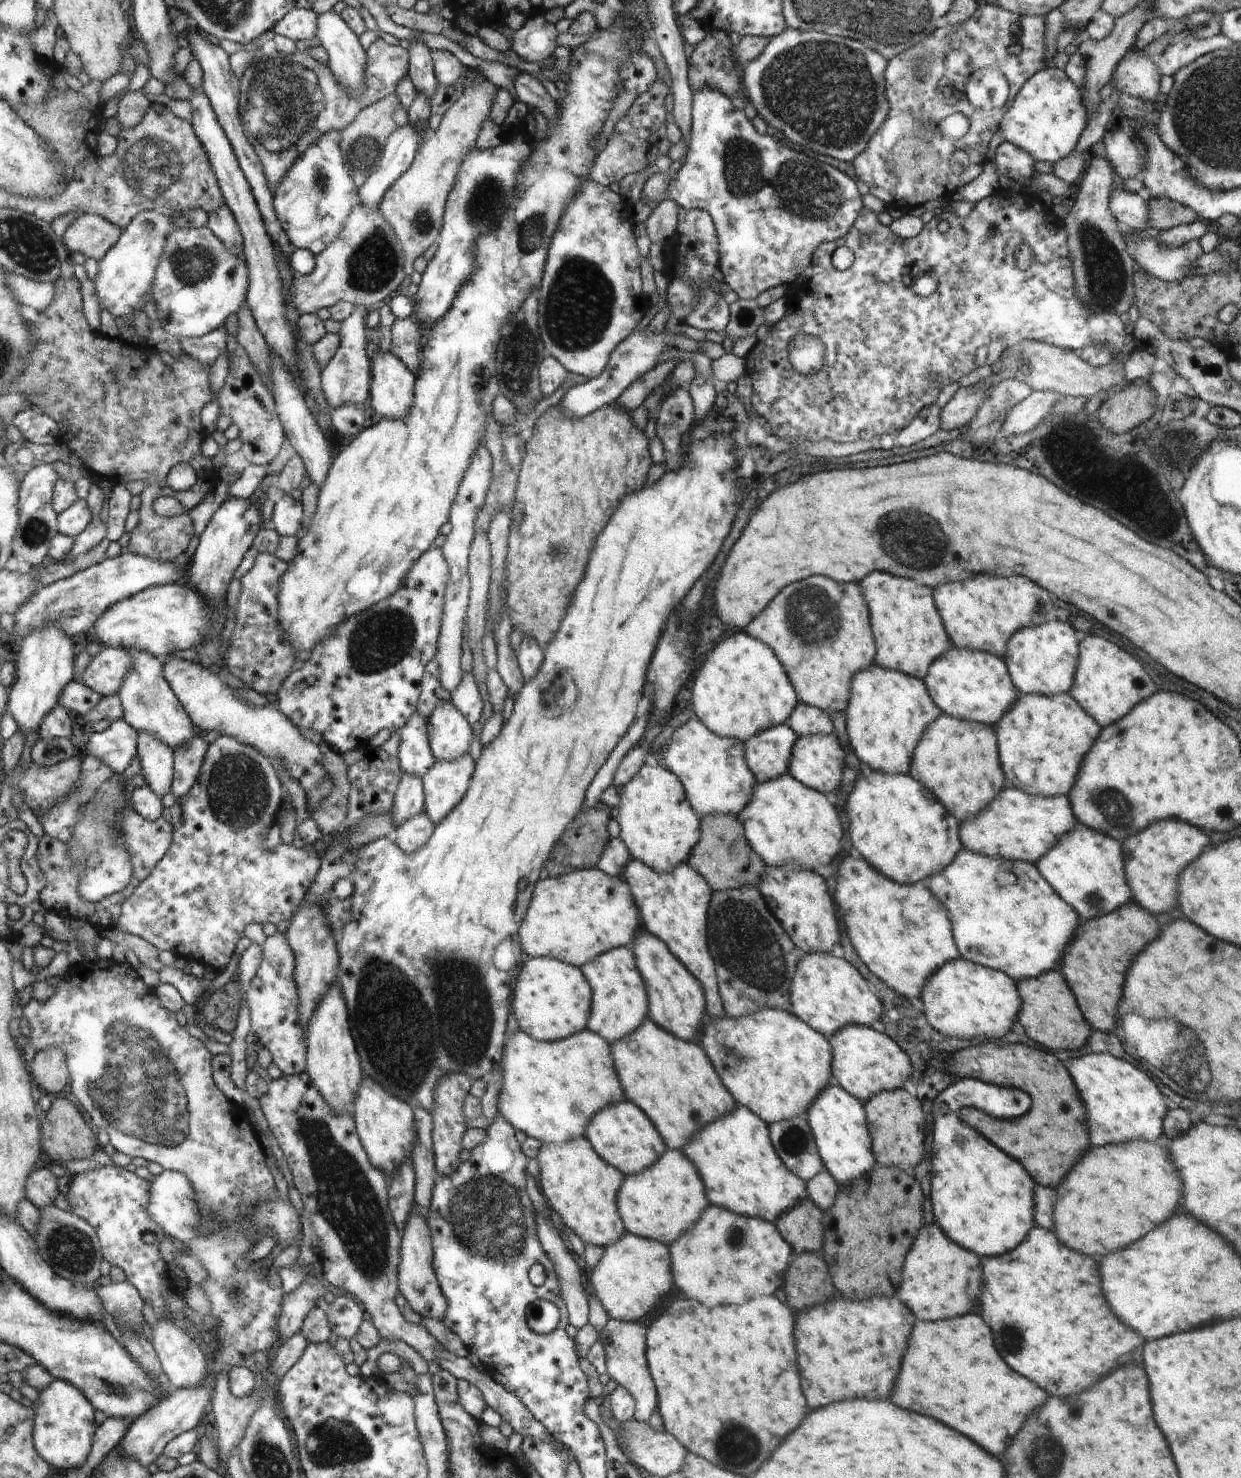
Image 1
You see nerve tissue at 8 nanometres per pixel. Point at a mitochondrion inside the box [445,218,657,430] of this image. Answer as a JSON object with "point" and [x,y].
{"point":[580,304]}

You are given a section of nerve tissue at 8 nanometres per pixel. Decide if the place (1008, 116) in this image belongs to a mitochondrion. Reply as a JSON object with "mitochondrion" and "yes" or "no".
{"mitochondrion":"no"}

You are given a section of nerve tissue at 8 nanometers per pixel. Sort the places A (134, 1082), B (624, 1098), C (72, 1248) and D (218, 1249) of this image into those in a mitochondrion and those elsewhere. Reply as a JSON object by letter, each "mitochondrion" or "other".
{"A":"mitochondrion","B":"other","C":"mitochondrion","D":"mitochondrion"}

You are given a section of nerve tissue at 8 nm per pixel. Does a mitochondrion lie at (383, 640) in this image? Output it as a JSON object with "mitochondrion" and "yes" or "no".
{"mitochondrion":"yes"}

